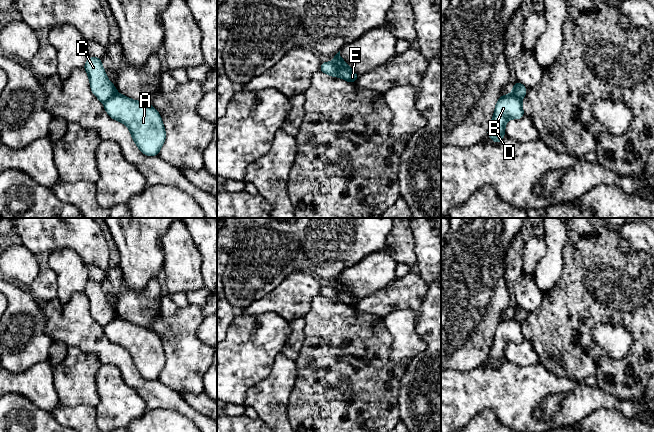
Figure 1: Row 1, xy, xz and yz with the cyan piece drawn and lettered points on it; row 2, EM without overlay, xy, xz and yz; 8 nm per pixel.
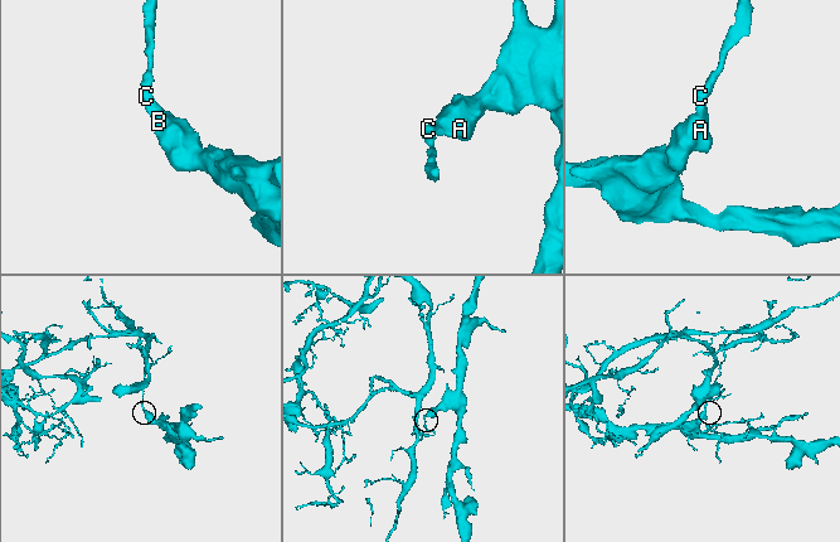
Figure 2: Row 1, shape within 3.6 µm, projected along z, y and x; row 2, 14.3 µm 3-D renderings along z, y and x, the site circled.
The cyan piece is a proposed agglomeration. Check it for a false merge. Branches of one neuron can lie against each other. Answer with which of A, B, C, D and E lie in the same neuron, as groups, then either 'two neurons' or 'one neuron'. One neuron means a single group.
groups A B D E / C; two neurons

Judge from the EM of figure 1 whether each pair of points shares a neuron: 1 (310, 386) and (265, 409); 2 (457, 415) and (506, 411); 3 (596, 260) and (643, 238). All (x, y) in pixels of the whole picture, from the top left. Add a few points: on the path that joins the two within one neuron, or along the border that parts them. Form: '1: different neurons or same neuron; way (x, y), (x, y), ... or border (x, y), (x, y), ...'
1: different neurons; border (295, 374), (287, 406), (289, 421)
2: same neuron; way (469, 403), (494, 403)
3: different neurons; border (617, 231), (632, 251), (643, 253)

